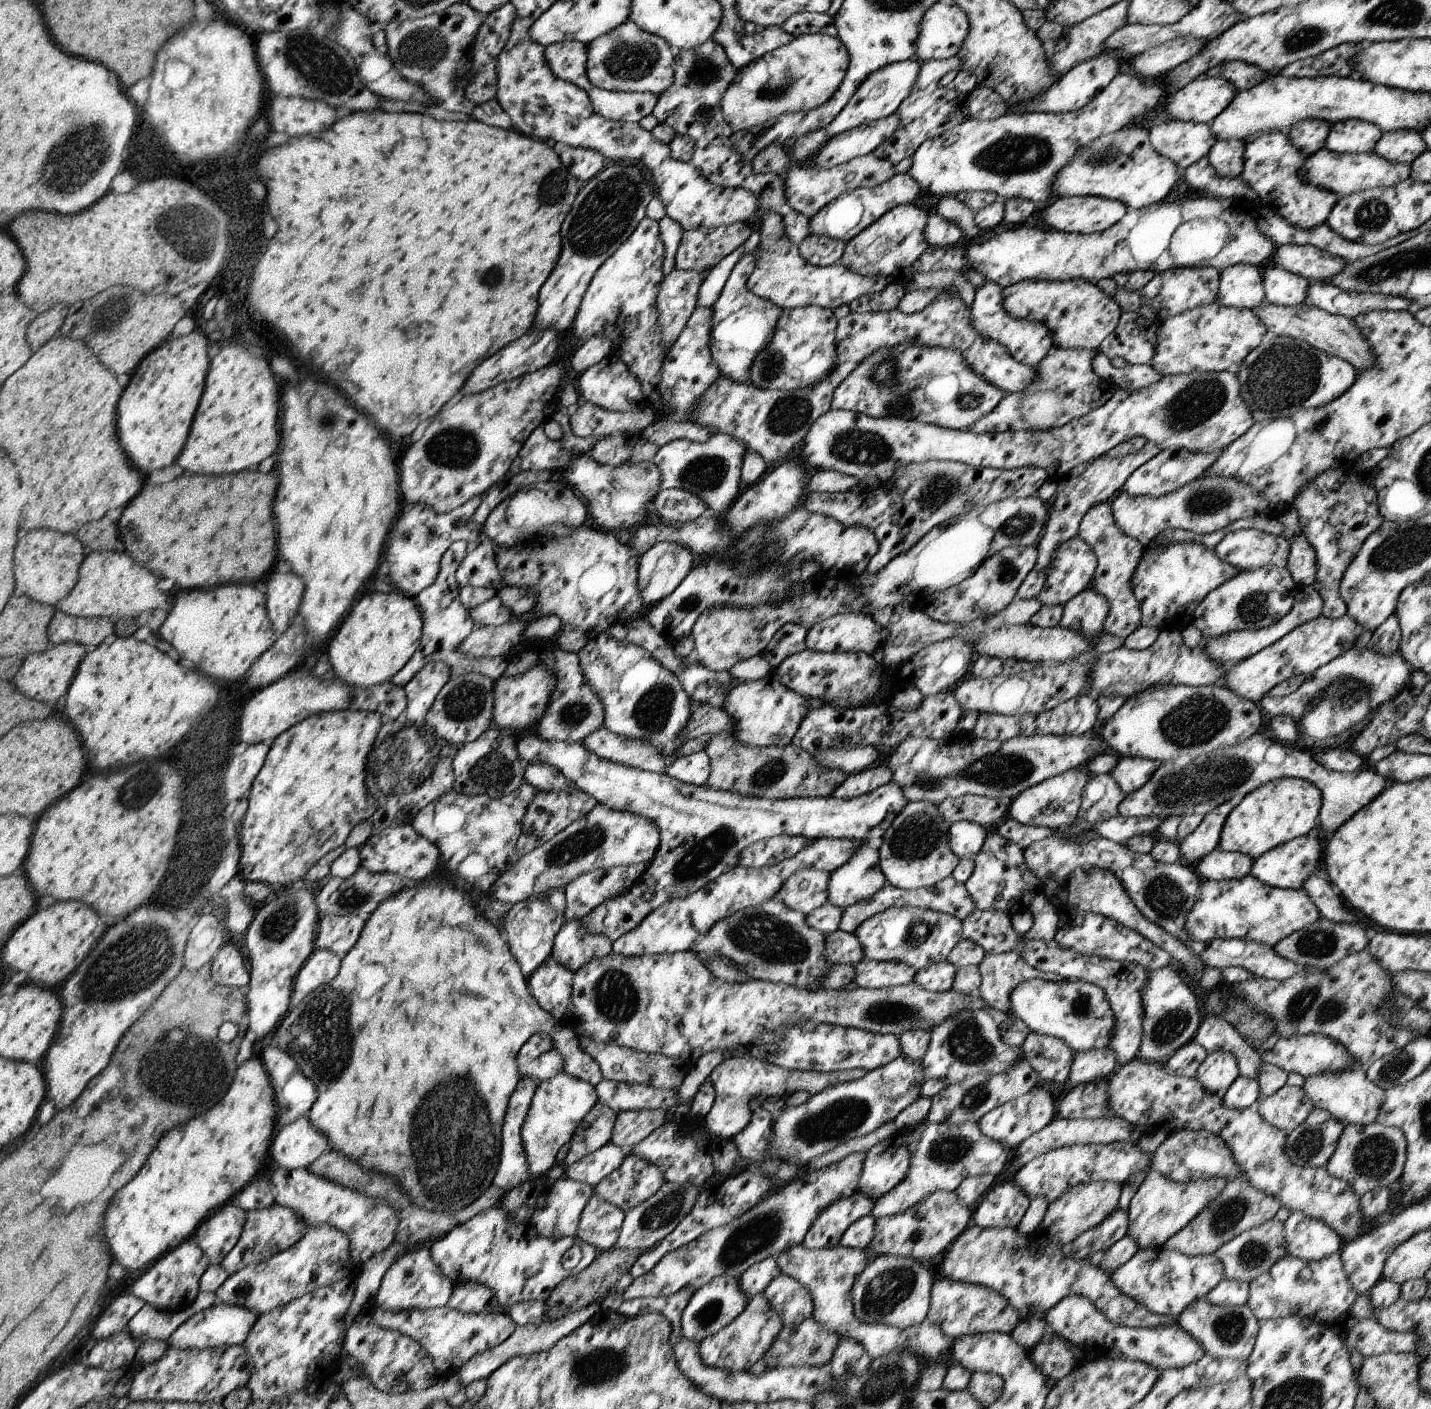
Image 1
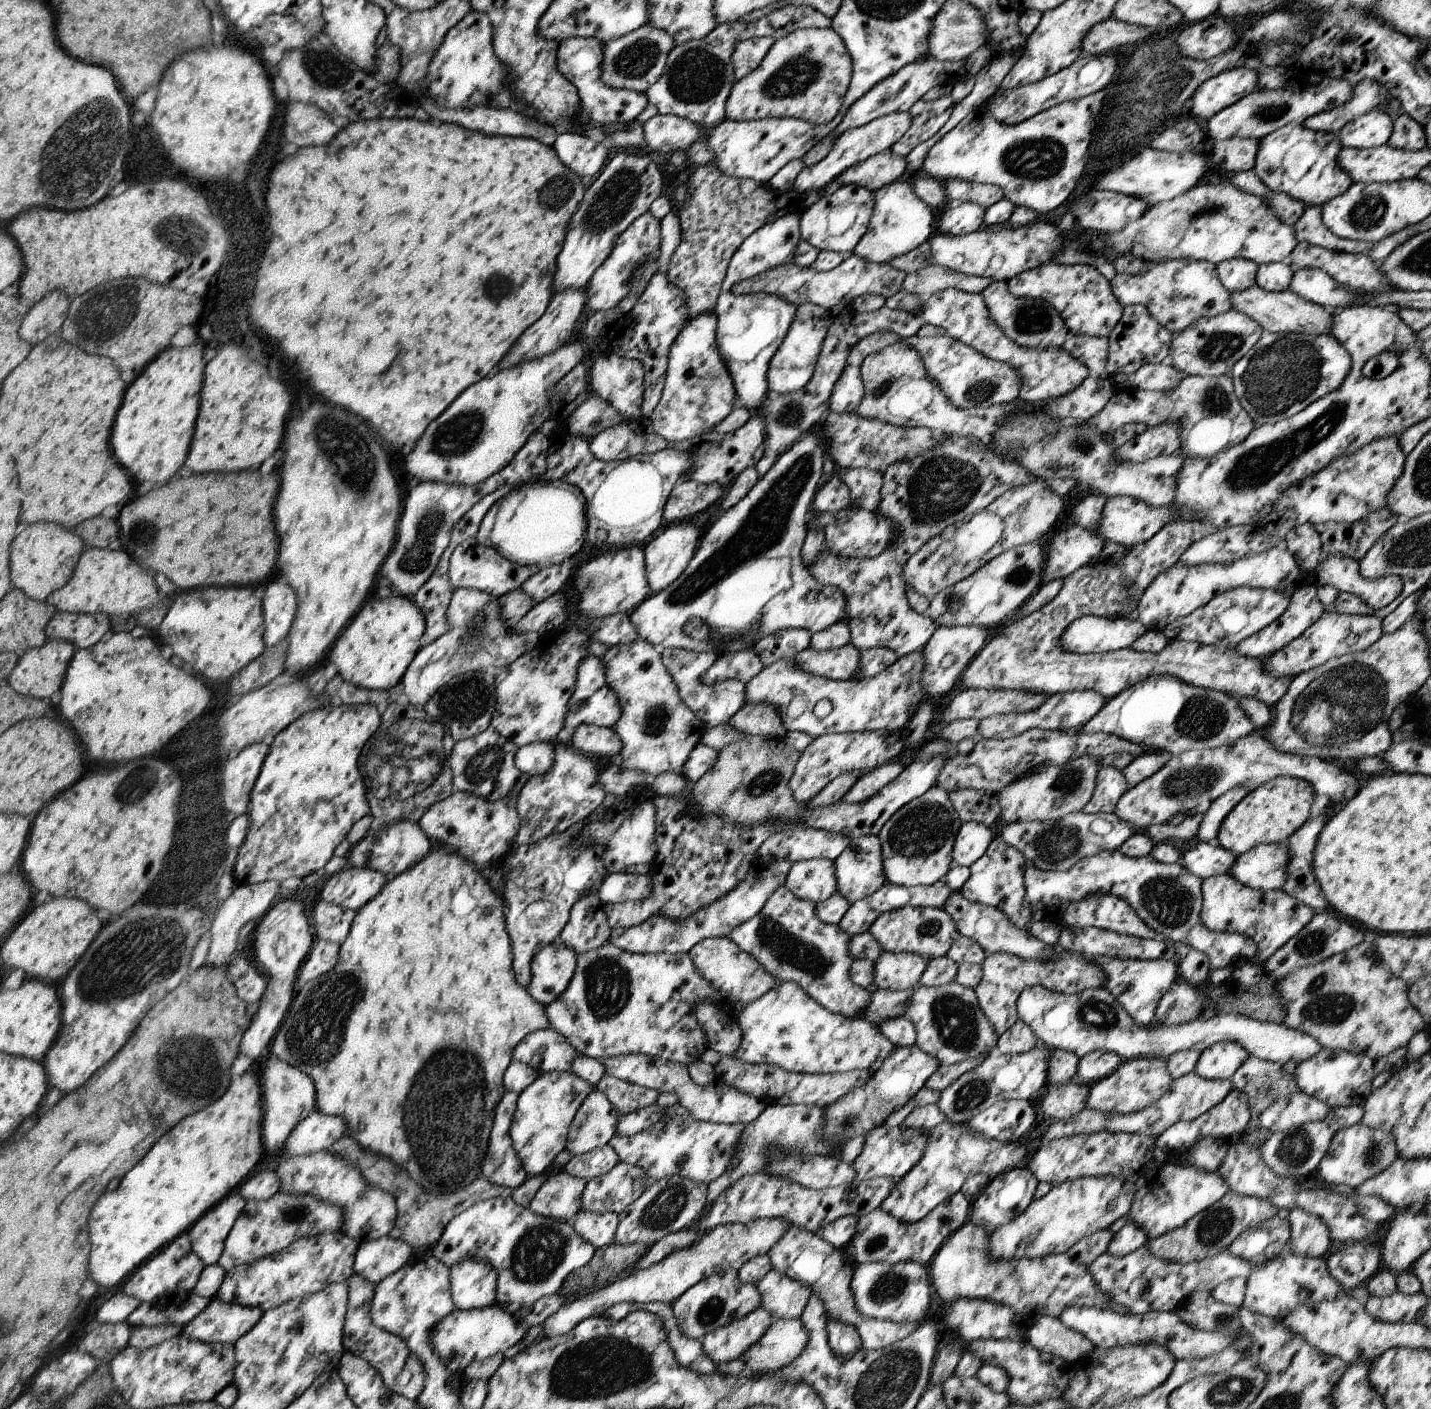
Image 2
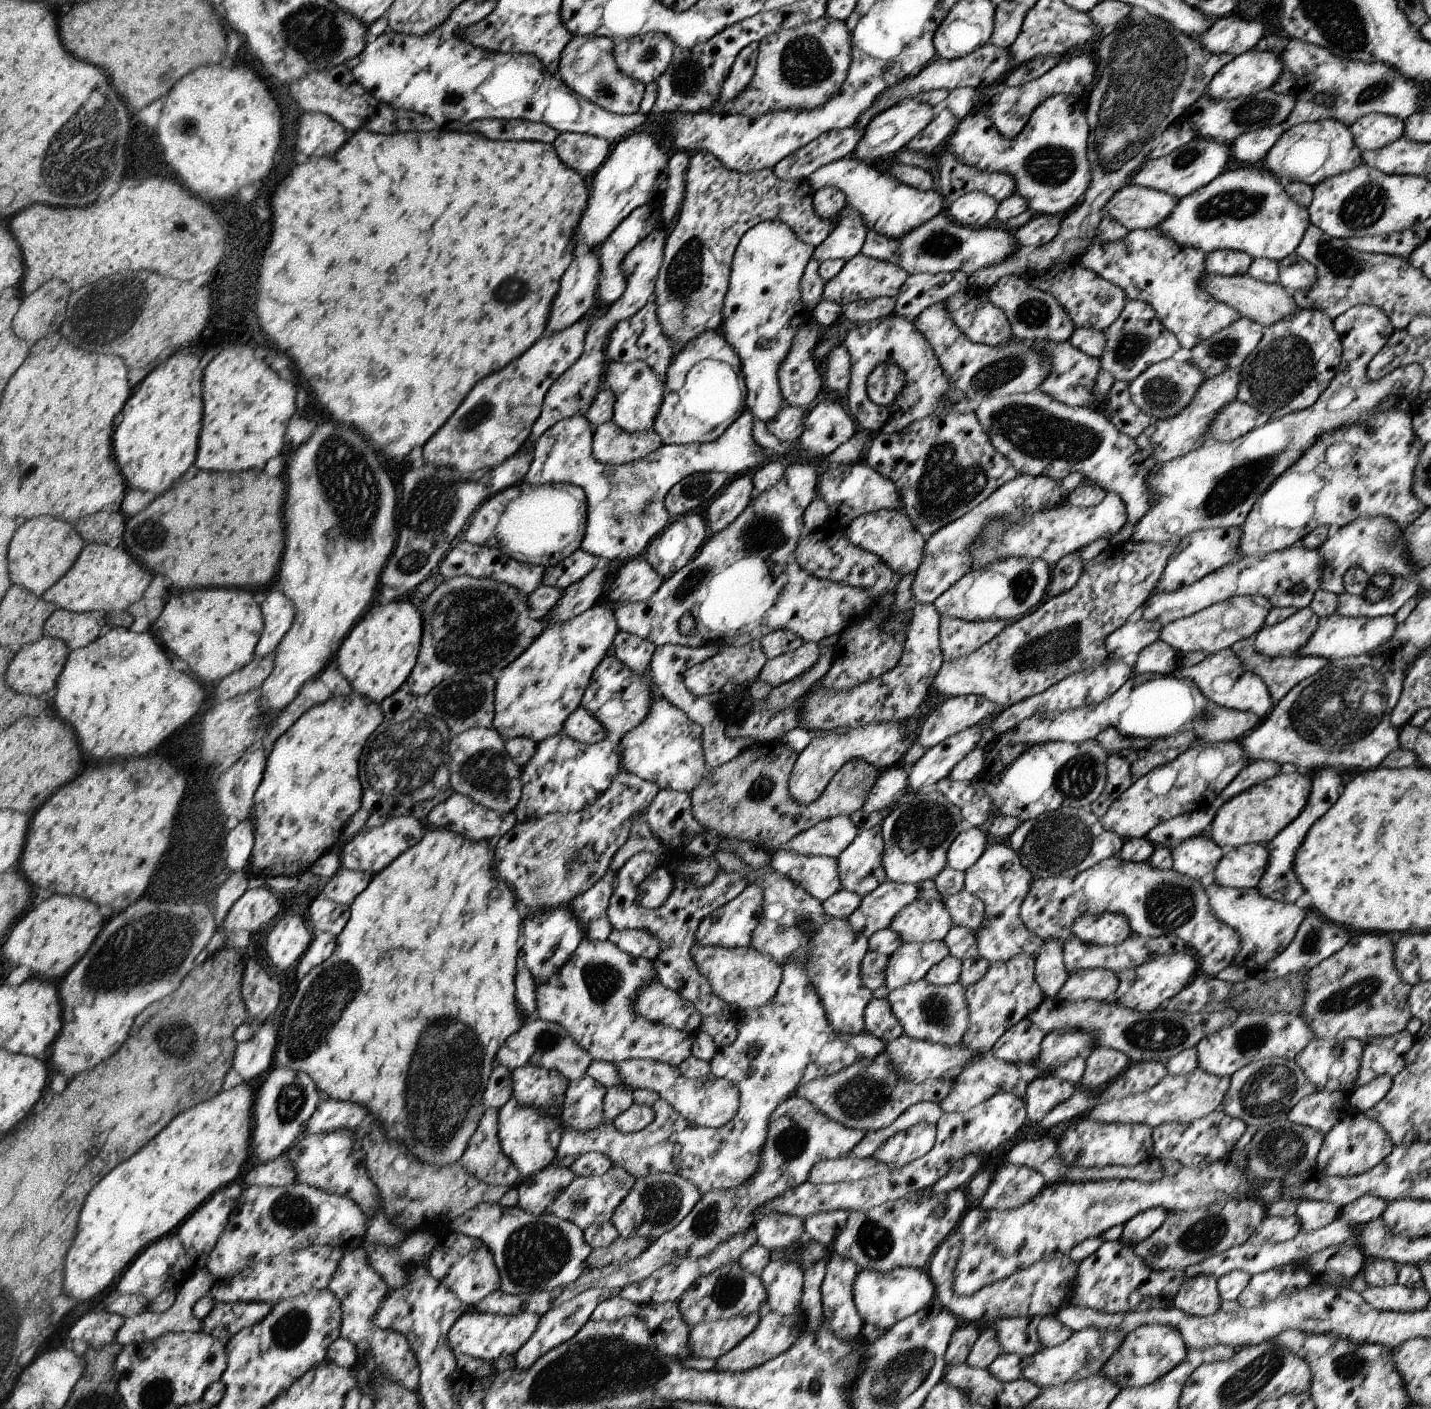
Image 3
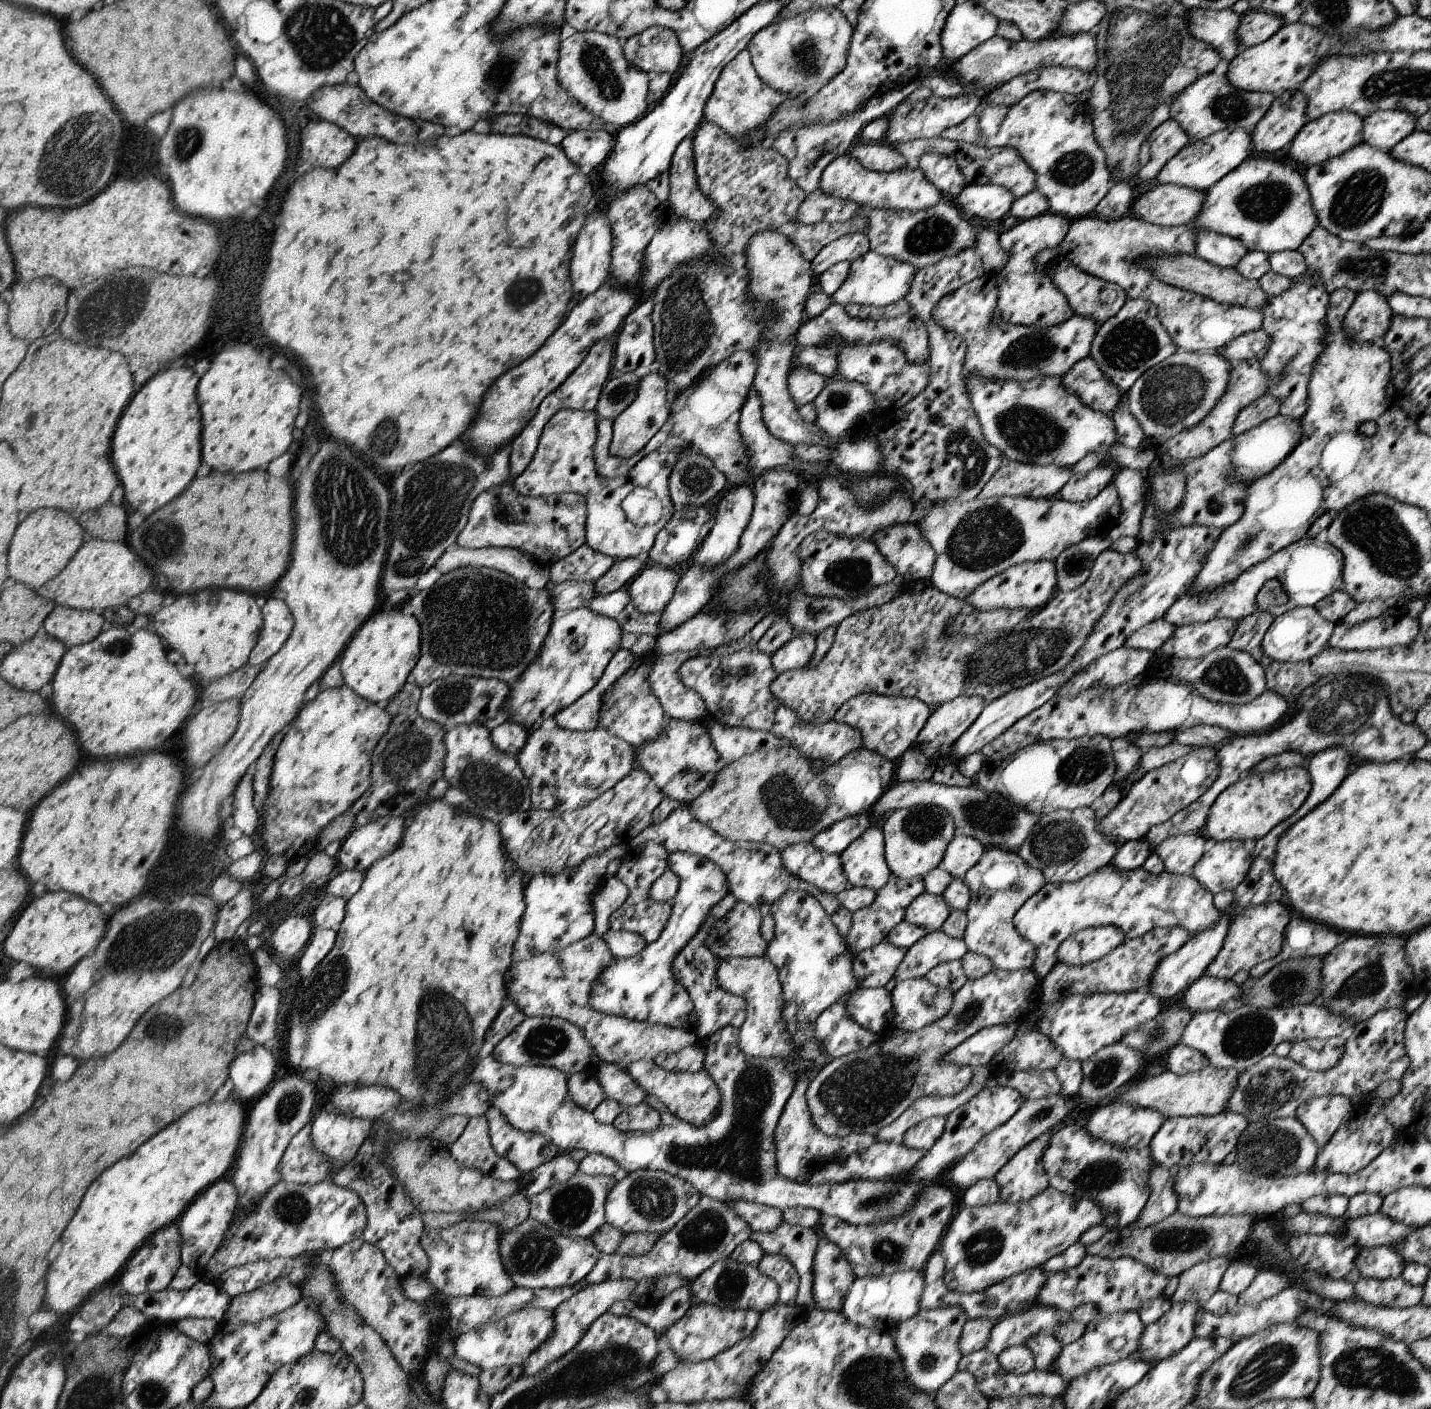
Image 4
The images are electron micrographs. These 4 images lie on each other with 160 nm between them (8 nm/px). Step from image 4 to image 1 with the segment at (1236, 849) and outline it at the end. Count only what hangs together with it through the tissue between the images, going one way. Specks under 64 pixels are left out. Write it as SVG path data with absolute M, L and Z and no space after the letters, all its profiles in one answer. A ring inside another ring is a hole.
M1316 826L1309 834L1268 850L1262 856L1253 860L1249 875L1260 880L1262 884L1272 886L1272 888L1302 889L1306 878L1310 878L1312 874L1323 874L1322 857L1327 841L1325 835L1326 832L1320 826Z

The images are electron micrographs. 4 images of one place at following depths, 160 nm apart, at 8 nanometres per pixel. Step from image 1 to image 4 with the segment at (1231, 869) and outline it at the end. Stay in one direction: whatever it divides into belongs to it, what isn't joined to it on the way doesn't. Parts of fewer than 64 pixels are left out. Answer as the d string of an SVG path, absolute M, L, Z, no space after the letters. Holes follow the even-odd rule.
M1196 832L1168 837L1158 846L1152 847L1152 852L1165 862L1166 871L1188 875L1204 856L1209 845L1210 840L1205 834Z

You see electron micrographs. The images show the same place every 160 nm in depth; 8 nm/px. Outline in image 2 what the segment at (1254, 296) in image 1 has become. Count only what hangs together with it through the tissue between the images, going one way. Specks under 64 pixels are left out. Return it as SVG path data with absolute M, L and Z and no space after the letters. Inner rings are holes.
M1238 257L1219 262L1216 270L1220 282L1232 294L1255 285L1258 267L1255 262Z

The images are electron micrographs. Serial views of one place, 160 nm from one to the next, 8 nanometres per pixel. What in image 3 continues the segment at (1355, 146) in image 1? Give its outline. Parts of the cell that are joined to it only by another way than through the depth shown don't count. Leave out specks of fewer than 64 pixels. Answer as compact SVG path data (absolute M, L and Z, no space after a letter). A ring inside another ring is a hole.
M1370 113L1349 129L1360 151L1378 150L1403 136L1404 121L1384 113Z

